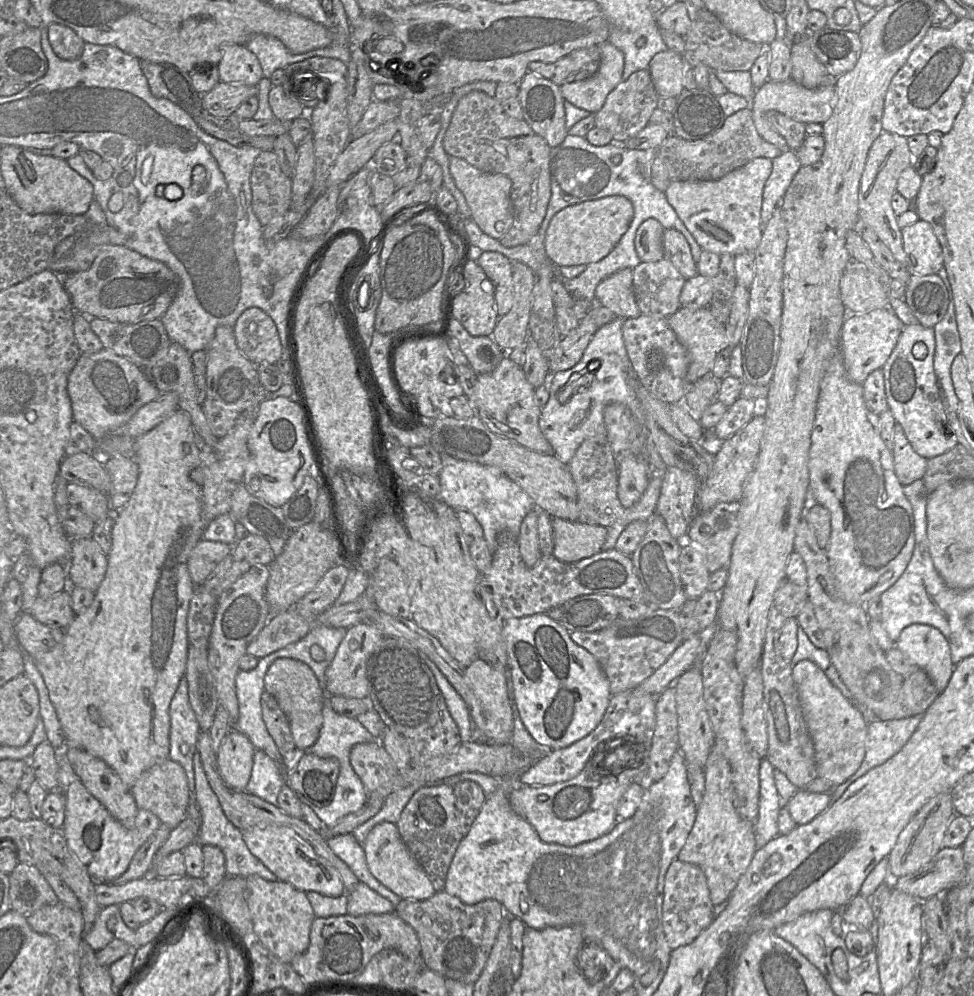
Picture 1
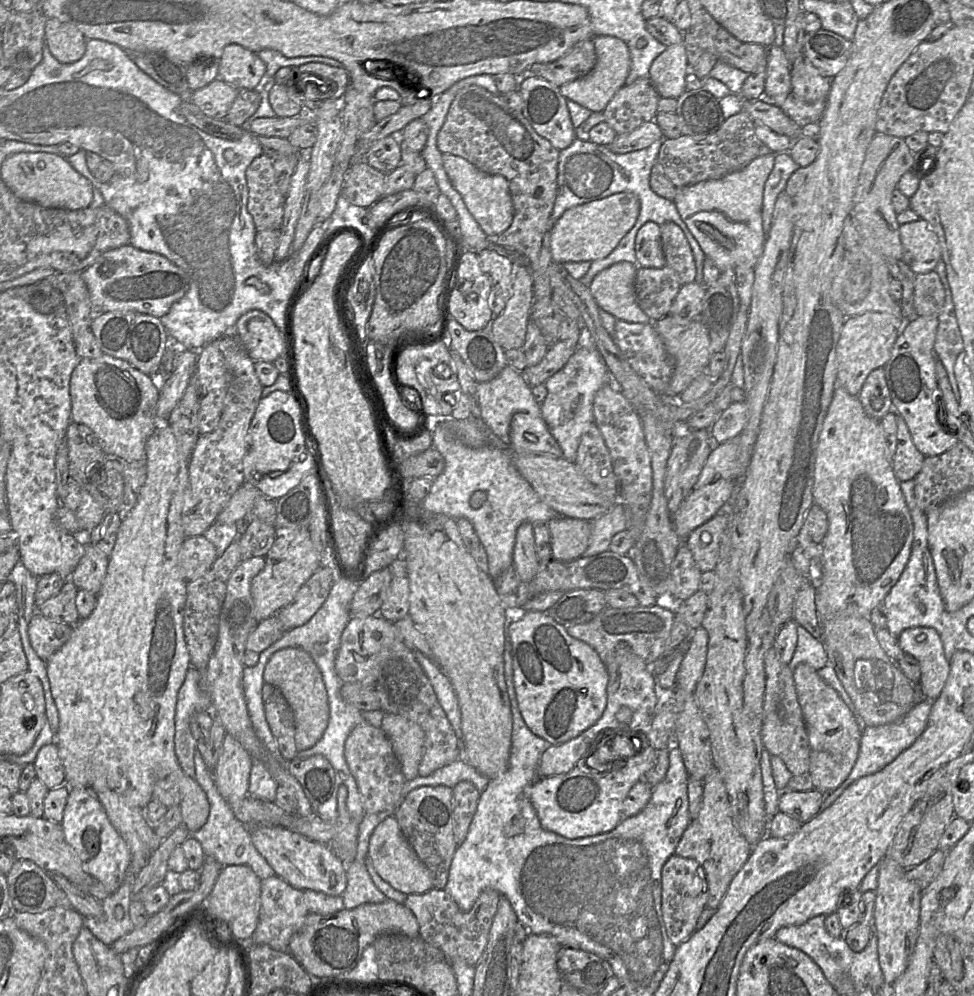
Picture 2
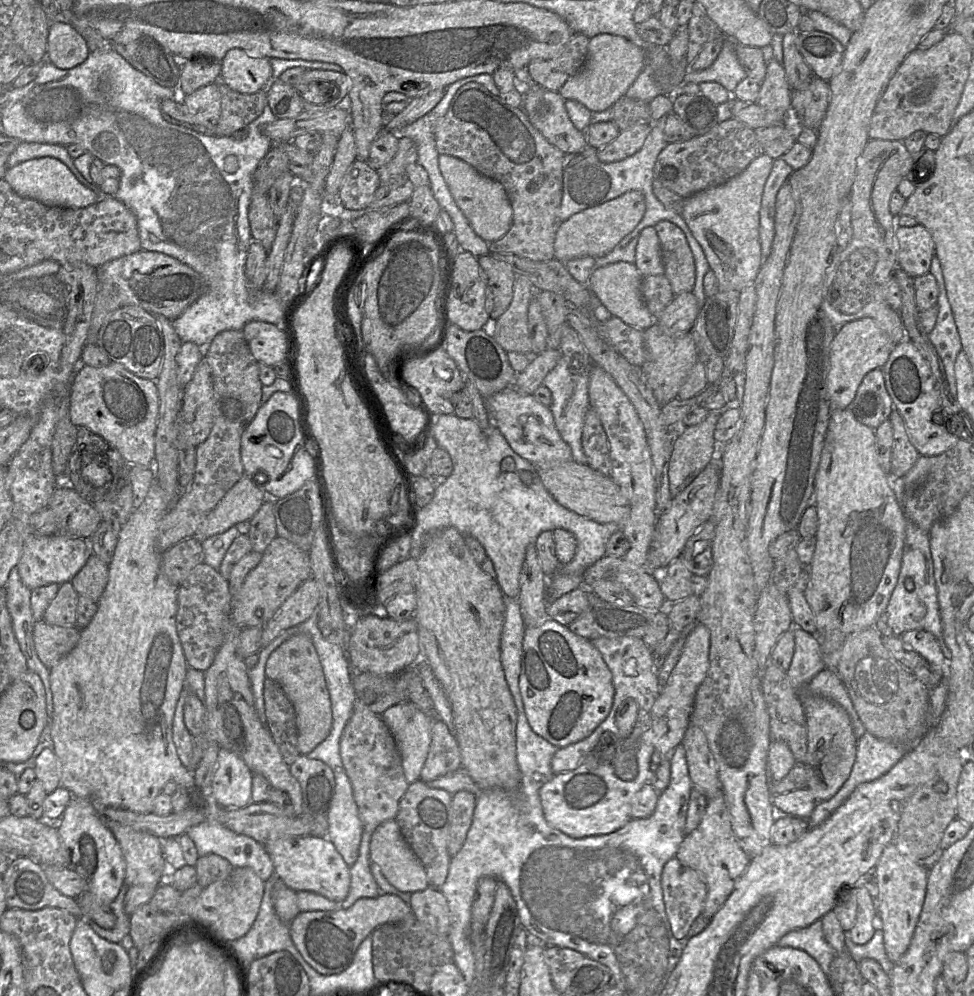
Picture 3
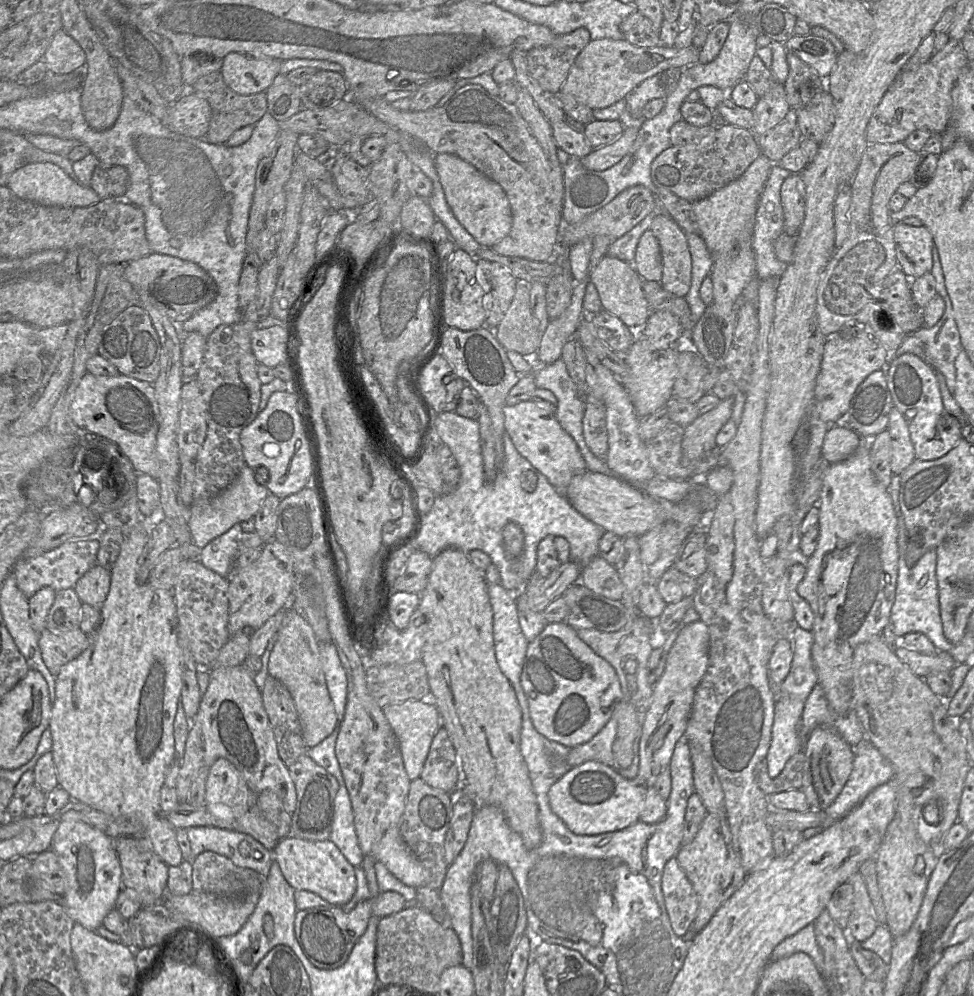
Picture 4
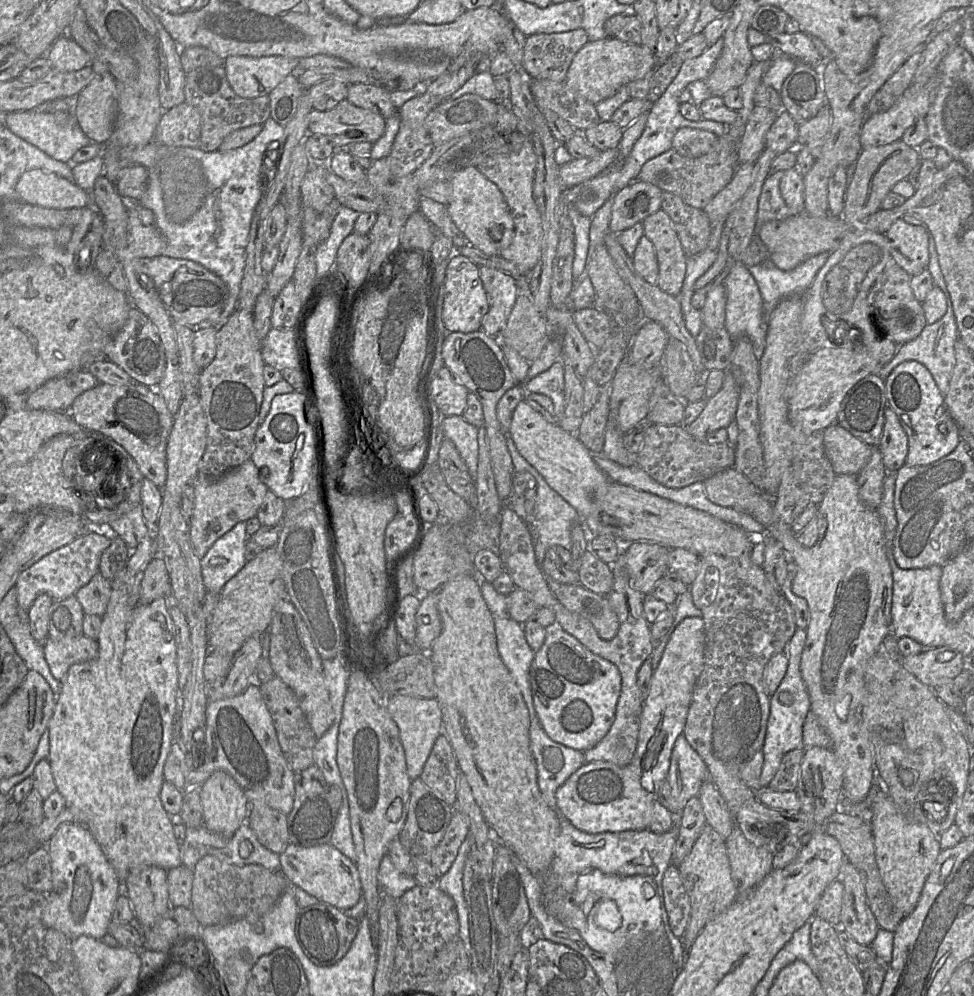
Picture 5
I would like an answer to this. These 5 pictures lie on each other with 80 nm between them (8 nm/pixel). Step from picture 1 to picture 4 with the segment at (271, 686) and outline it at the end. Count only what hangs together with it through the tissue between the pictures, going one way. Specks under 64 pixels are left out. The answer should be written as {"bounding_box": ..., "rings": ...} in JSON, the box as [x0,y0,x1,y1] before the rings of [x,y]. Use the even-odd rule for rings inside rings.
{"bounding_box":[268,604,337,749],"rings":[[[289,604],[285,607],[277,641],[269,657],[268,675],[279,680],[290,692],[308,749],[318,745],[333,732],[337,716],[321,667],[319,643],[308,622]]]}

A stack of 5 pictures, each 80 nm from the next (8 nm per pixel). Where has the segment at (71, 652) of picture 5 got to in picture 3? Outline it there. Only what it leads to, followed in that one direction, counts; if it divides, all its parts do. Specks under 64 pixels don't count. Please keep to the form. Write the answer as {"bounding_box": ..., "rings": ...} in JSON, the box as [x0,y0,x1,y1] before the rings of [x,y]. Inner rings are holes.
{"bounding_box":[33,619,80,669],"rings":[[[44,619],[38,620],[33,628],[33,641],[41,662],[51,669],[78,643],[80,629],[48,624]]]}

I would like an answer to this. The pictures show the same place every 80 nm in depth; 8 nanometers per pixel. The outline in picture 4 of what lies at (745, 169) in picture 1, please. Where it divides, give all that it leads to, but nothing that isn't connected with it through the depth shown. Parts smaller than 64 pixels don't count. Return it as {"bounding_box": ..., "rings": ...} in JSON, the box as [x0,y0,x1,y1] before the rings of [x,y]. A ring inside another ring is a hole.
{"bounding_box":[692,153,773,308],"rings":[[[762,153],[737,179],[692,204],[700,236],[712,255],[713,266],[709,276],[713,283],[713,302],[718,305],[736,308],[743,289],[756,277],[753,248],[741,249],[738,255],[733,255],[733,241],[739,231],[748,231],[753,236],[760,195],[773,164]]]}

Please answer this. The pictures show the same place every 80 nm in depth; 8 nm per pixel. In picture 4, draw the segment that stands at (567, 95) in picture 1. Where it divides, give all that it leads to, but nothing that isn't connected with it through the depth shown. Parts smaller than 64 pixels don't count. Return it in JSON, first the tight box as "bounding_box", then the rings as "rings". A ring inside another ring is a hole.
{"bounding_box":[560,38,700,109],"rings":[[[602,38],[591,40],[577,56],[560,91],[573,96],[591,109],[606,108],[625,99],[641,82],[670,68],[697,63],[700,50],[692,44],[684,47],[635,46],[627,40]]]}

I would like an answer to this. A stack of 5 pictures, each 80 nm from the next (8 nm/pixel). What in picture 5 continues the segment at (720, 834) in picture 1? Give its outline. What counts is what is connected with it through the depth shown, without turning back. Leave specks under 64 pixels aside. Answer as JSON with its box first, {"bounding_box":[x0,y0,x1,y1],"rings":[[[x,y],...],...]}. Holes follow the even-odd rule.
{"bounding_box":[678,824,737,949],"rings":[[[708,824],[678,869],[691,906],[689,922],[684,935],[679,939],[685,948],[689,949],[707,922],[725,911],[735,901],[737,887],[731,874],[726,841]]]}

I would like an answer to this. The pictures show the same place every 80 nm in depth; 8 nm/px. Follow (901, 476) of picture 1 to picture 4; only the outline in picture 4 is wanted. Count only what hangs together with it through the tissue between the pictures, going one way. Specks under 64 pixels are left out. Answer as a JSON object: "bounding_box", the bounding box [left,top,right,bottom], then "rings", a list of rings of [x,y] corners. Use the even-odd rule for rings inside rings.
{"bounding_box":[887,407,915,475],"rings":[[[892,407],[887,429],[891,444],[891,471],[899,475],[915,460],[908,426],[896,407]]]}

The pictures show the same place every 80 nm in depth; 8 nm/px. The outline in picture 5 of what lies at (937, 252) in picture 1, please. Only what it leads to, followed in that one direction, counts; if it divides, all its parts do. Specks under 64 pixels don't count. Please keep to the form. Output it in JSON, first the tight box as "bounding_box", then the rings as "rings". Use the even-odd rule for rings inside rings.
{"bounding_box":[885,218,929,276],"rings":[[[903,218],[897,219],[885,233],[891,256],[910,276],[928,269],[929,235],[924,225],[909,224]]]}

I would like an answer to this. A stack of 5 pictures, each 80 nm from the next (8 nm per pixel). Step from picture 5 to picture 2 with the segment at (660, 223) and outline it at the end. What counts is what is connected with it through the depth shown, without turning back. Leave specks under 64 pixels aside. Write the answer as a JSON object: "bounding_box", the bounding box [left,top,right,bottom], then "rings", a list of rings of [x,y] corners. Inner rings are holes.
{"bounding_box":[660,221,696,286],"rings":[[[669,221],[660,225],[660,231],[667,265],[676,272],[682,286],[694,282],[696,264],[683,230]]]}

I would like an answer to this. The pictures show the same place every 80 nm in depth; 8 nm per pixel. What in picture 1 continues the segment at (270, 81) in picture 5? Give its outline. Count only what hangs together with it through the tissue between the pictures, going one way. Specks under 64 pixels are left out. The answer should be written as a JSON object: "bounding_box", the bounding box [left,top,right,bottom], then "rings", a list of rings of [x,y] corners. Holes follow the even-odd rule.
{"bounding_box":[216,45,264,86],"rings":[[[223,45],[216,68],[219,81],[229,84],[258,86],[264,78],[259,59],[245,45]]]}

